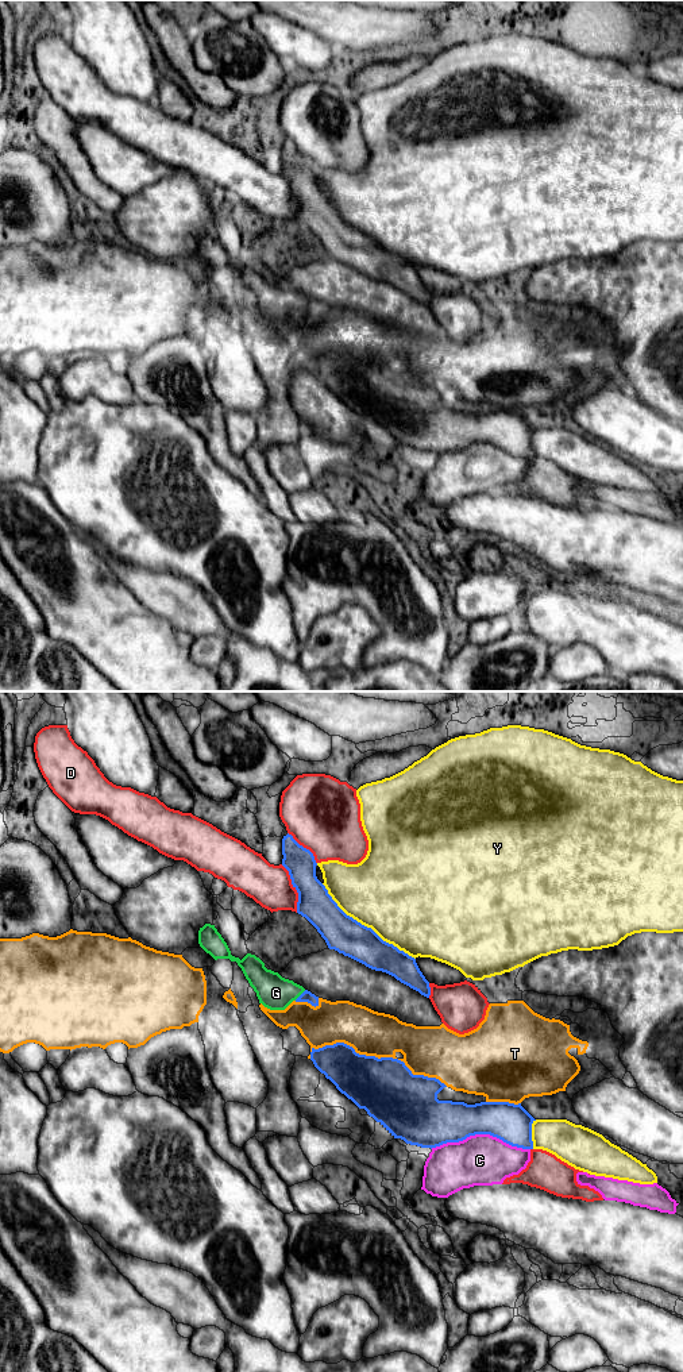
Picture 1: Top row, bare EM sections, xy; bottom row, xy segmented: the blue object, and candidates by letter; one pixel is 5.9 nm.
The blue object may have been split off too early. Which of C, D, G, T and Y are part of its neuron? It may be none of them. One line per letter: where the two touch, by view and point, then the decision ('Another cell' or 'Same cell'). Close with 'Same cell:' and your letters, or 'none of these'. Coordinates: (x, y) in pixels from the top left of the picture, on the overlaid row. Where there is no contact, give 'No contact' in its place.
C: Touches blue at xy (481, 1133). Same cell
D: Touches blue at xy (296, 889). Another cell
G: Touches blue at xy (301, 994). Same cell
T: Touches blue at xy (381, 1058). Another cell
Y: Touches blue at xy (366, 927). Another cell
Same cell: C, G

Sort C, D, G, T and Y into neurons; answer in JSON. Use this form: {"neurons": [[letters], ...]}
{"neurons": [["C", "G"], ["D"], ["T"], ["Y"]]}

